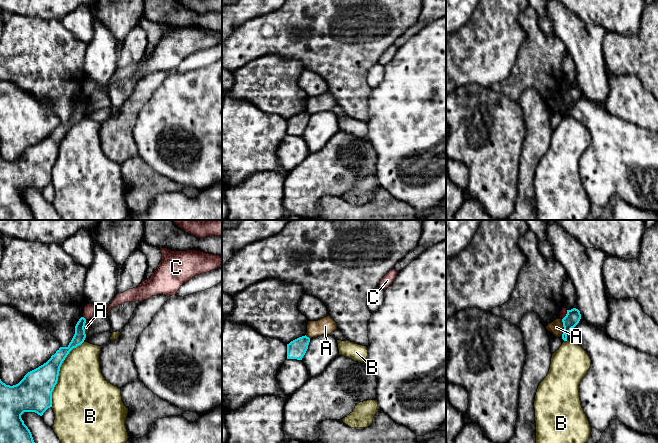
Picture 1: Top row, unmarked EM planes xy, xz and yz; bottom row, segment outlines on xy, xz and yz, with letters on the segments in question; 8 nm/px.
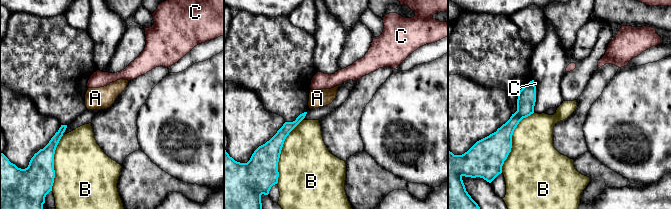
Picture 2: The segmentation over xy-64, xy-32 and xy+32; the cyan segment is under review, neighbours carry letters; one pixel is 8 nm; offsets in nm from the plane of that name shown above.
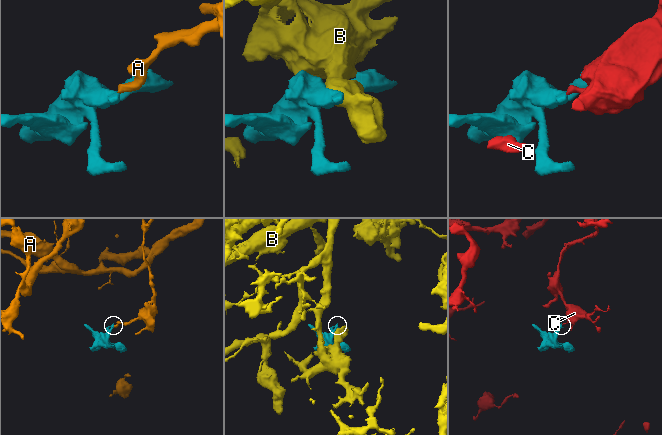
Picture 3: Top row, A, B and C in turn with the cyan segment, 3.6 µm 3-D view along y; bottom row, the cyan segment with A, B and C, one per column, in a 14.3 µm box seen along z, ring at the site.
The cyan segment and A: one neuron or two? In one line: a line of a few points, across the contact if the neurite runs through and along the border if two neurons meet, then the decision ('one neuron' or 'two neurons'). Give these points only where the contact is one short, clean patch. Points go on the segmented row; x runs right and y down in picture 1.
line yz (561, 319), (562, 335); two neurons

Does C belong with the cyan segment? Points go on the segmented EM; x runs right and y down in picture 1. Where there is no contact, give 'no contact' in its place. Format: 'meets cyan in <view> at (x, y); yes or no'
meets cyan in yz at (566, 315); no

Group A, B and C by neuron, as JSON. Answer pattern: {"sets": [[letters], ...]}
{"sets": [["A"], ["B"], ["C"]]}

